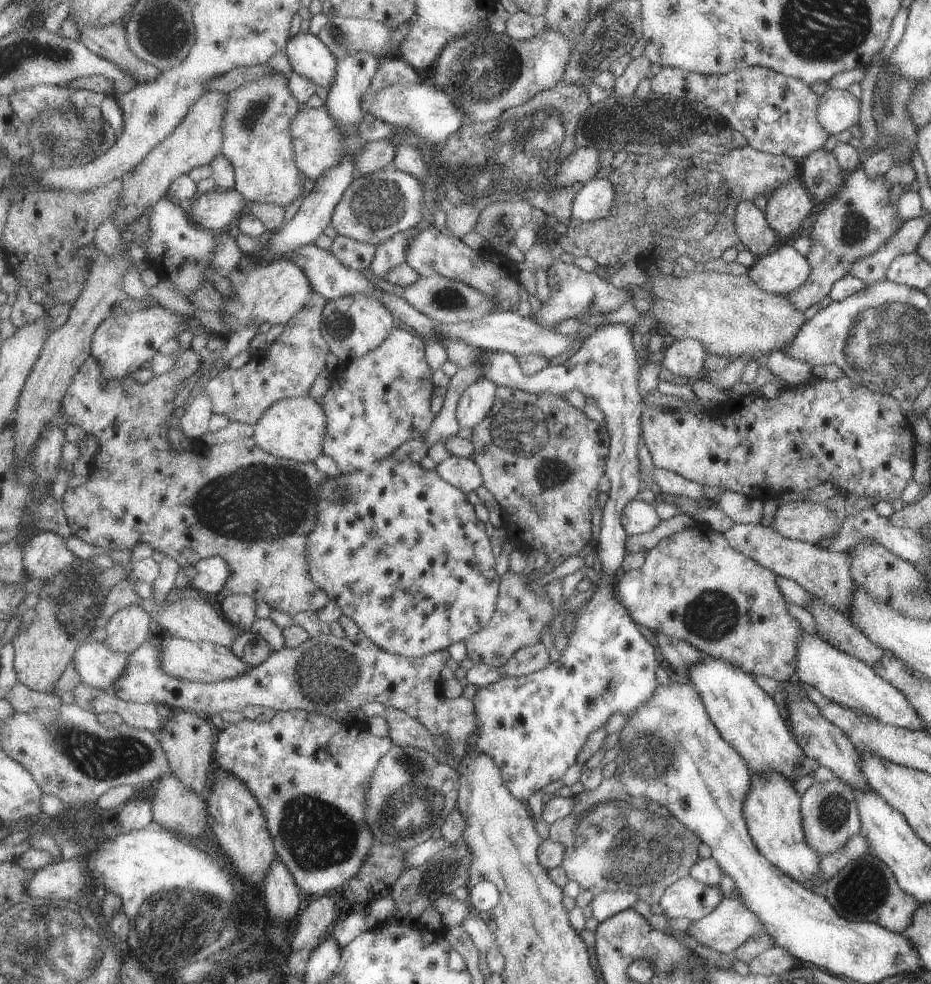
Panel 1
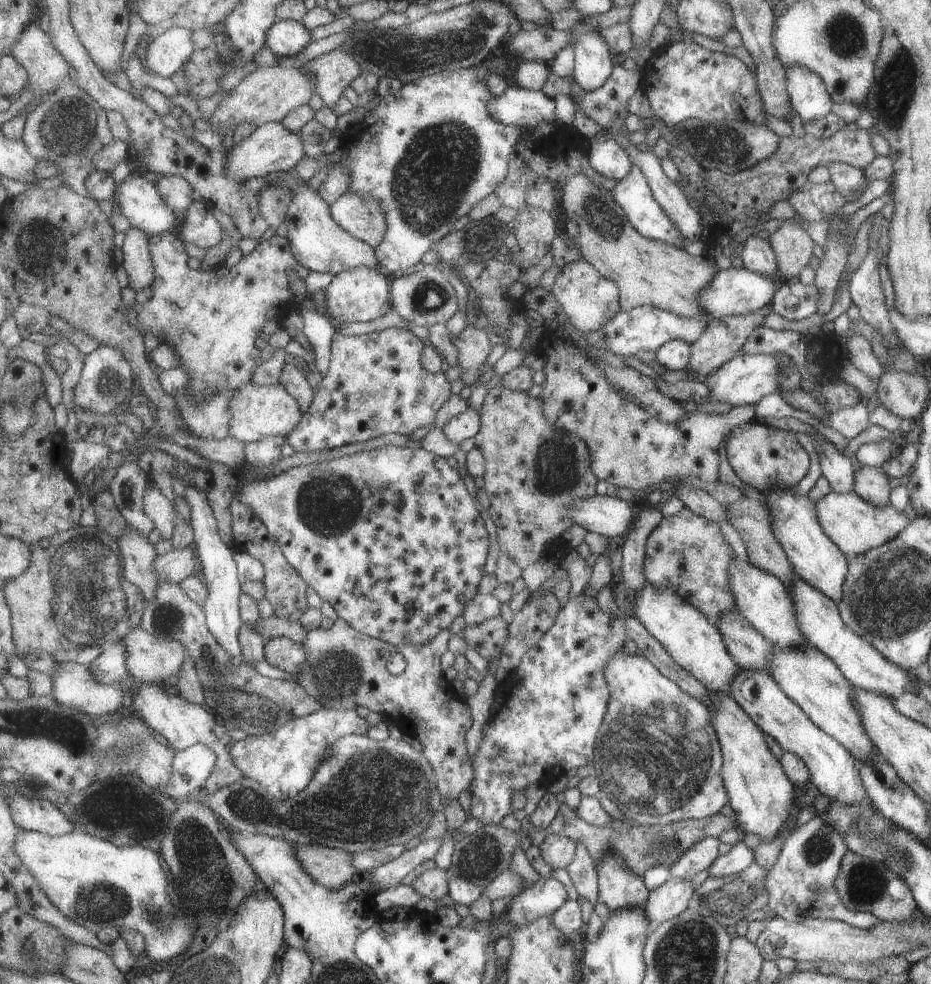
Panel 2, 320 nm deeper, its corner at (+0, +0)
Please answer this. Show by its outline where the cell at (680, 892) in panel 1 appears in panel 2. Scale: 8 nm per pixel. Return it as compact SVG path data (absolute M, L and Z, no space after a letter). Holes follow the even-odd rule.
M740 839L734 847L724 854L718 856L708 868L710 878L726 878L738 874L750 866L750 862L755 858L755 850L748 848Z

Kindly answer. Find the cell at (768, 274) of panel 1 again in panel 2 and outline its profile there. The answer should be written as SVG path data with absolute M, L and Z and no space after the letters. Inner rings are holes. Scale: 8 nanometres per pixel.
M728 268L719 270L718 276L714 278L712 284L698 294L698 302L706 312L710 312L710 317L725 318L731 315L749 314L750 312L762 309L769 305L776 294L776 282L772 280L770 274L757 274L756 272L744 268Z

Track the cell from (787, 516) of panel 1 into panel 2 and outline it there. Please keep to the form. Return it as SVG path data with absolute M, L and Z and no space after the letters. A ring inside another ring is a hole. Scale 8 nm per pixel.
M832 491L818 500L814 506L817 508L817 520L824 528L825 534L849 557L886 545L886 542L893 541L910 522L913 522L912 515L898 511L891 504L873 506L854 492L838 494Z

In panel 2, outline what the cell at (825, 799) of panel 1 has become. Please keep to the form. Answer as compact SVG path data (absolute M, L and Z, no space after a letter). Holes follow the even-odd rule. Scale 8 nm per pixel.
M816 811L808 822L787 837L783 849L778 851L777 861L764 880L766 890L770 892L768 908L776 912L776 917L786 918L790 922L801 922L802 918L818 918L846 922L864 930L880 926L881 921L876 916L844 906L840 892L837 891L837 875L848 852L846 834L842 834L842 830L838 830L830 818L824 818L824 812Z

